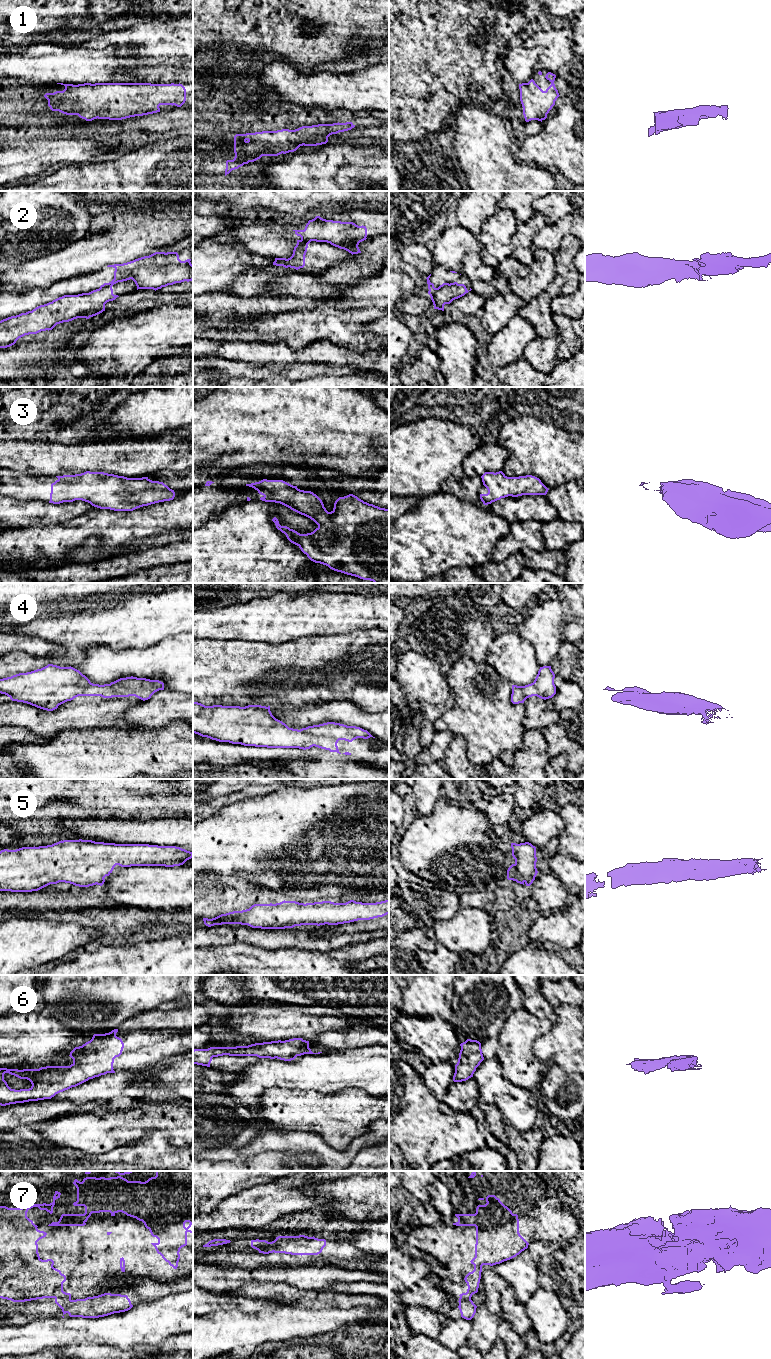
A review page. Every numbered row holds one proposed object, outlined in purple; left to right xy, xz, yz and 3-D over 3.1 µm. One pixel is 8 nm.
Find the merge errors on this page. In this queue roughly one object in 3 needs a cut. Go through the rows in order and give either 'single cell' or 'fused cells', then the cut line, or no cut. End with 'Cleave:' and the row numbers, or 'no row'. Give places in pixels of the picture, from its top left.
1: single cell | no cut
2: fused cells | xz (310, 240), (304, 240), (294, 249)
3: single cell | no cut
4: single cell | no cut
5: single cell | no cut
6: single cell | no cut
7: fused cells | xy (55, 1297), (70, 1300)
Cleave: 2, 7

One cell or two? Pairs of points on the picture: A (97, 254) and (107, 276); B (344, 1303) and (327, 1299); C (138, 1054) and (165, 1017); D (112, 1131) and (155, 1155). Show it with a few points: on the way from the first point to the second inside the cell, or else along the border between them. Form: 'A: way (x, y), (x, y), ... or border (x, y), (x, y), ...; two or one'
A: border (106, 266), (90, 273), (81, 274); two
B: way (340, 1301), (331, 1300); one
C: way (137, 1041), (137, 1029), (152, 1021); one
D: border (126, 1144), (117, 1146), (104, 1153); two

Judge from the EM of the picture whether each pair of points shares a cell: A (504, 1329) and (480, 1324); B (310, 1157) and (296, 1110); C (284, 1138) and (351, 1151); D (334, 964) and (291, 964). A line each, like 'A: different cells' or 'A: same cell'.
A: different cells
B: different cells
C: same cell
D: same cell

